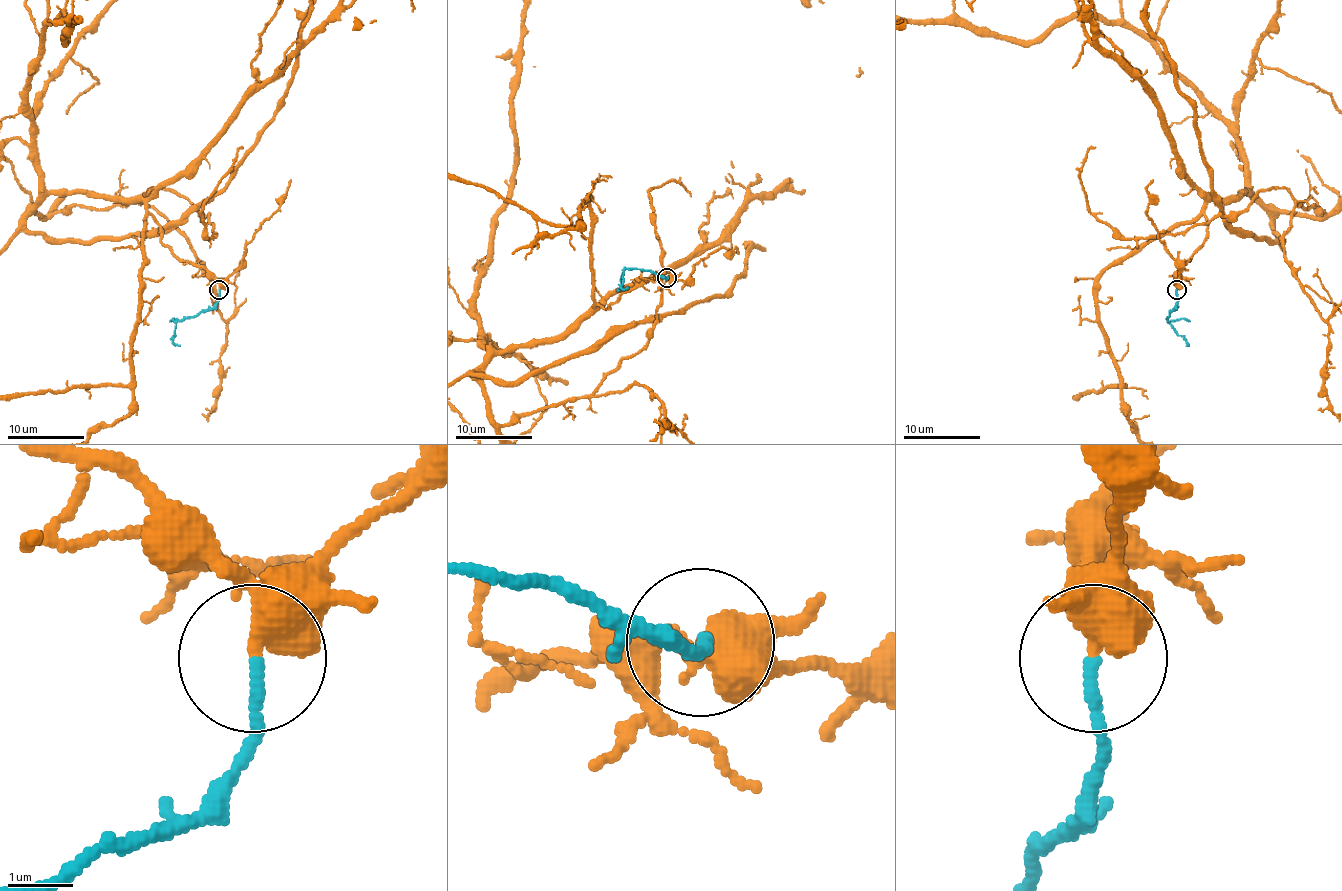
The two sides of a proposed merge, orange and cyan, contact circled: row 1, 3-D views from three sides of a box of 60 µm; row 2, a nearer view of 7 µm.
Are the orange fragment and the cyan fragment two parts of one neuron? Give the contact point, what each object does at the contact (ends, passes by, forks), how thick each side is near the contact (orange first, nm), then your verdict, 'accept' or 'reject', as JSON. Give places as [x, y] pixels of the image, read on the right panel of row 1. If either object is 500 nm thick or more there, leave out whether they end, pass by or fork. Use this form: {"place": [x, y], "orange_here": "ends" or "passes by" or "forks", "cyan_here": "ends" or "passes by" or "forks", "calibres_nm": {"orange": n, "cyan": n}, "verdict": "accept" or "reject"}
{"place": [1176, 289], "calibres_nm": {"orange": 550, "cyan": 180}, "verdict": "accept"}

